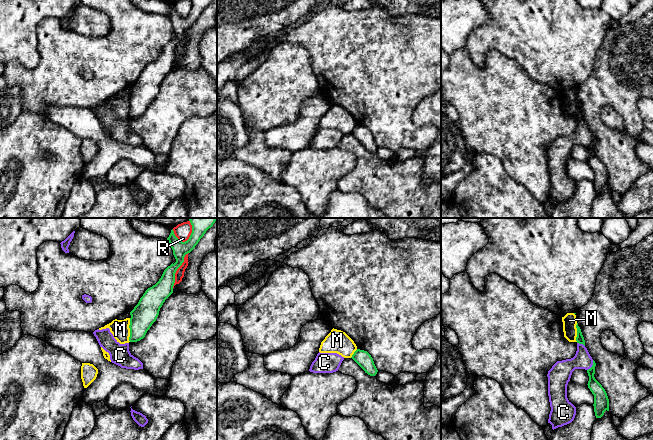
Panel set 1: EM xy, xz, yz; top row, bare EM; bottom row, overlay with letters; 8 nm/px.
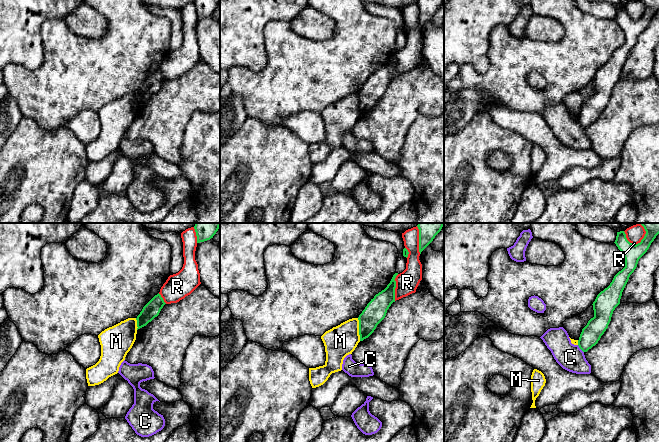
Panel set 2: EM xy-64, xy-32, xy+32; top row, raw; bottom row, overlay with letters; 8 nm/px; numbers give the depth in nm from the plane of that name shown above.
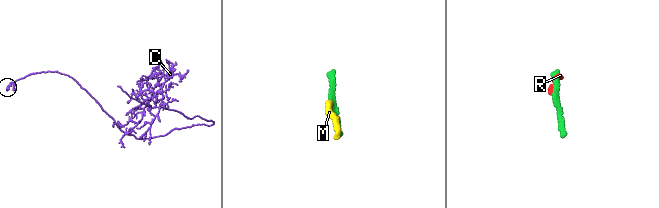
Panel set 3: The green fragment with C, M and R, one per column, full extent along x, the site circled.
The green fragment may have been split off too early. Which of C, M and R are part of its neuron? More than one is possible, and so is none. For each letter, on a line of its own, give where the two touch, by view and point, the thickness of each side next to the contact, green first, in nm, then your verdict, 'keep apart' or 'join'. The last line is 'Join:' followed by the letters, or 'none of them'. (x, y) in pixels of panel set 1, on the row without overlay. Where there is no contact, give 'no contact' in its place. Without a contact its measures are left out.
C: yz (592, 141) | 110/160 nm | keep apart
M: xy (130, 106) | 200/150 nm | keep apart
R: xy (176, 46) | 160/70 nm | keep apart
Join: none of them

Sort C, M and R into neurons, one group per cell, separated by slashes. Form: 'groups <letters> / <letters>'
groups C / M R

